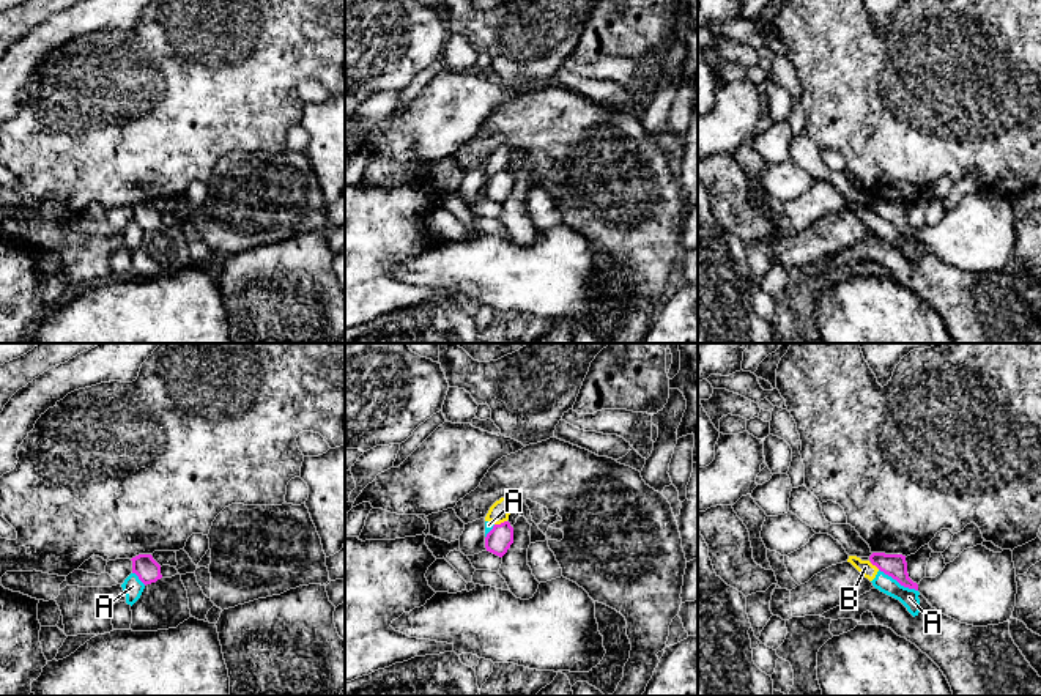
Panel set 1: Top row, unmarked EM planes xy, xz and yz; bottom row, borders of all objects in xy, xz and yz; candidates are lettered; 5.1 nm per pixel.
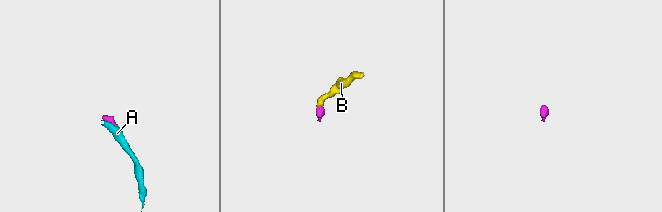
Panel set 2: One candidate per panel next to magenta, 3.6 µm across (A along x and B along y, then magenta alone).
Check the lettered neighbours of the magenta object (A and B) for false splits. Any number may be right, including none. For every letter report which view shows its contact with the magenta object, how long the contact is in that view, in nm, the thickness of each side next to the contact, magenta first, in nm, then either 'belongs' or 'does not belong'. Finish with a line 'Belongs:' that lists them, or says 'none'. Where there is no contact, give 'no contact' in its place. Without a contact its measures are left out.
A: yz | 240 nm | 120/100 nm | does not belong
B: xz | 70 nm | 140/100 nm | does not belong
Belongs: none

